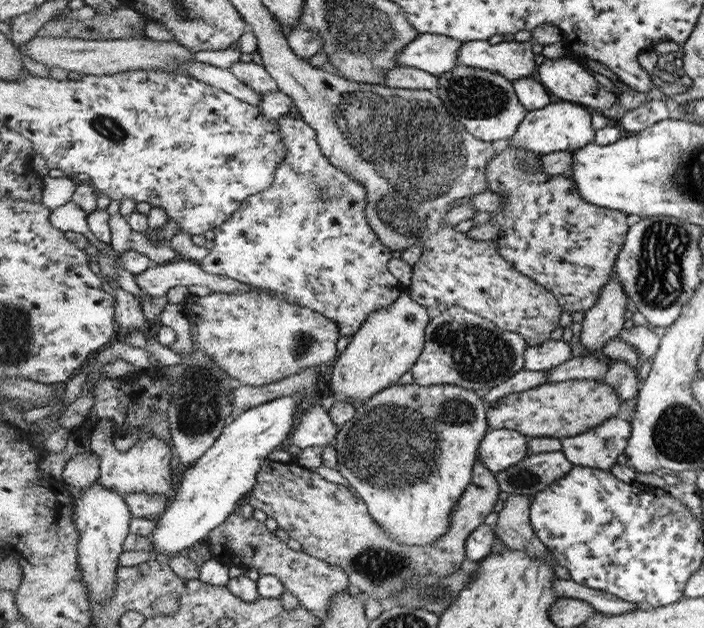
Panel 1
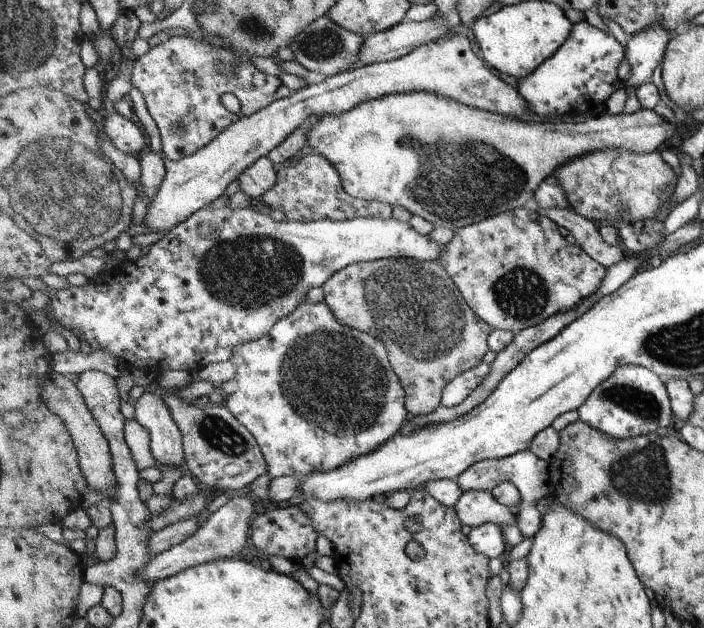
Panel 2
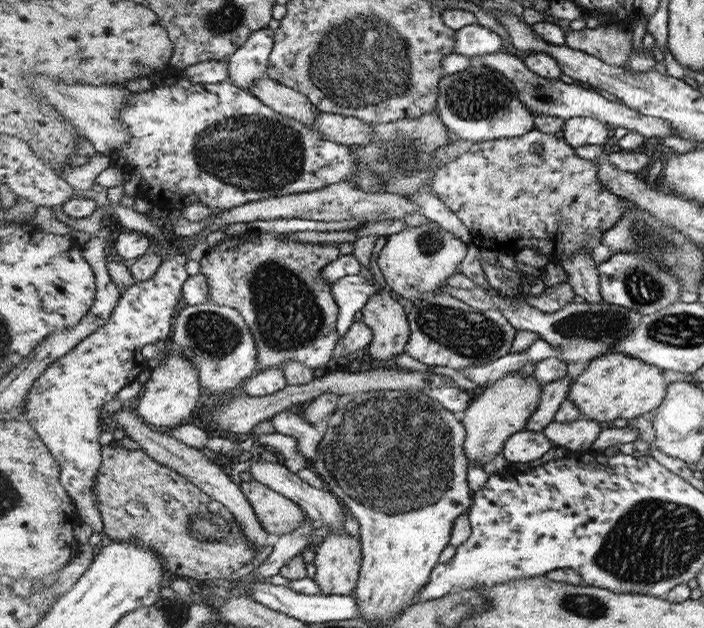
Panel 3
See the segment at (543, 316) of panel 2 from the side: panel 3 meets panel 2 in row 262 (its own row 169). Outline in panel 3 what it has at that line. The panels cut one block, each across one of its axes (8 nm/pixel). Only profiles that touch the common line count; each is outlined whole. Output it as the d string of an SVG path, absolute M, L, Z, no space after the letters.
M533 129L527 135L474 143L458 160L436 170L432 186L436 197L473 232L470 240L479 249L516 255L522 248L534 248L548 259L566 261L583 246L600 245L606 230L611 230L626 210L618 210L622 198L600 184L598 166L576 156L575 149L555 134Z

